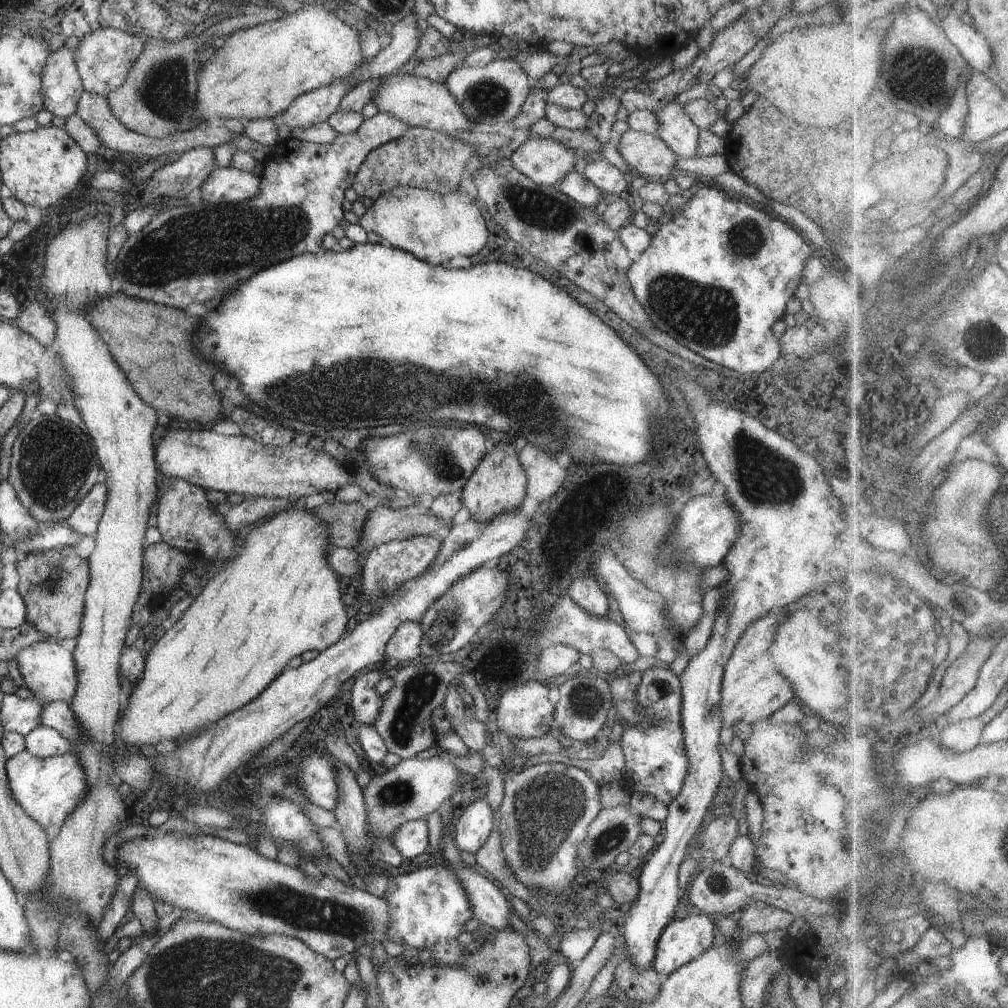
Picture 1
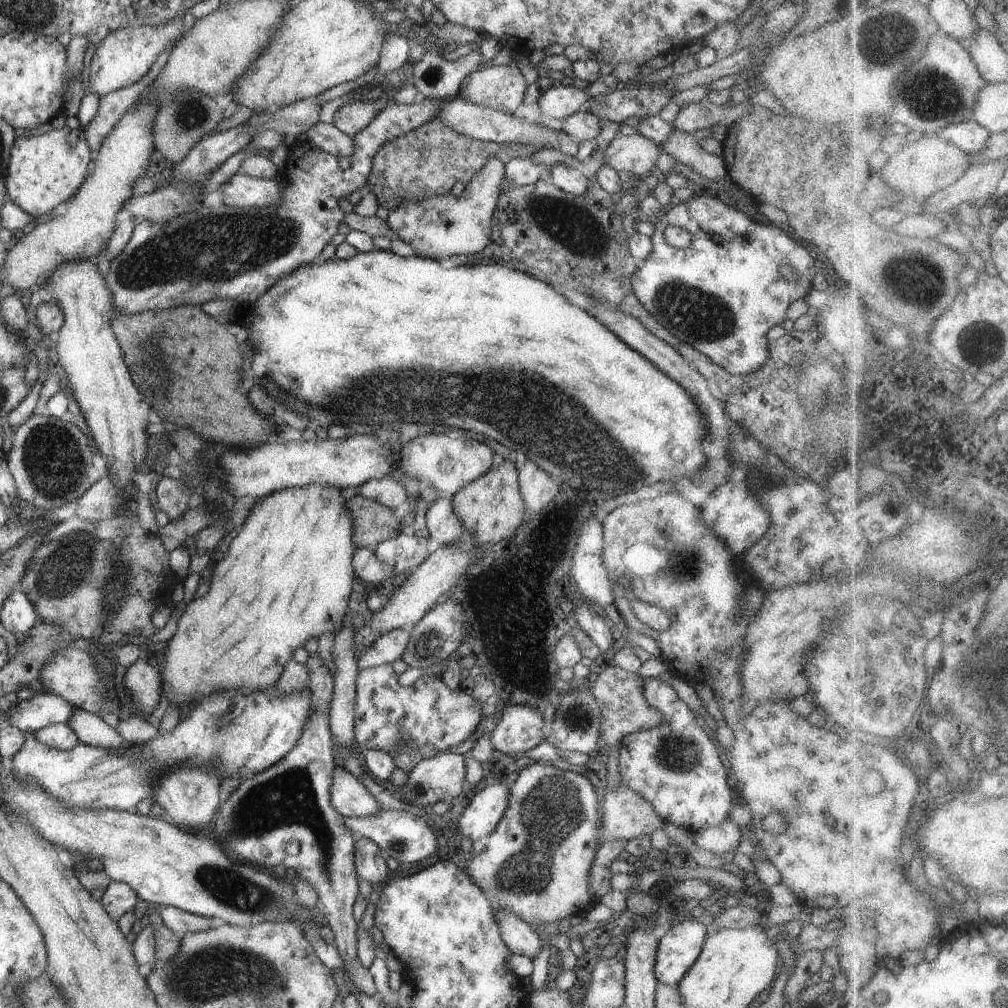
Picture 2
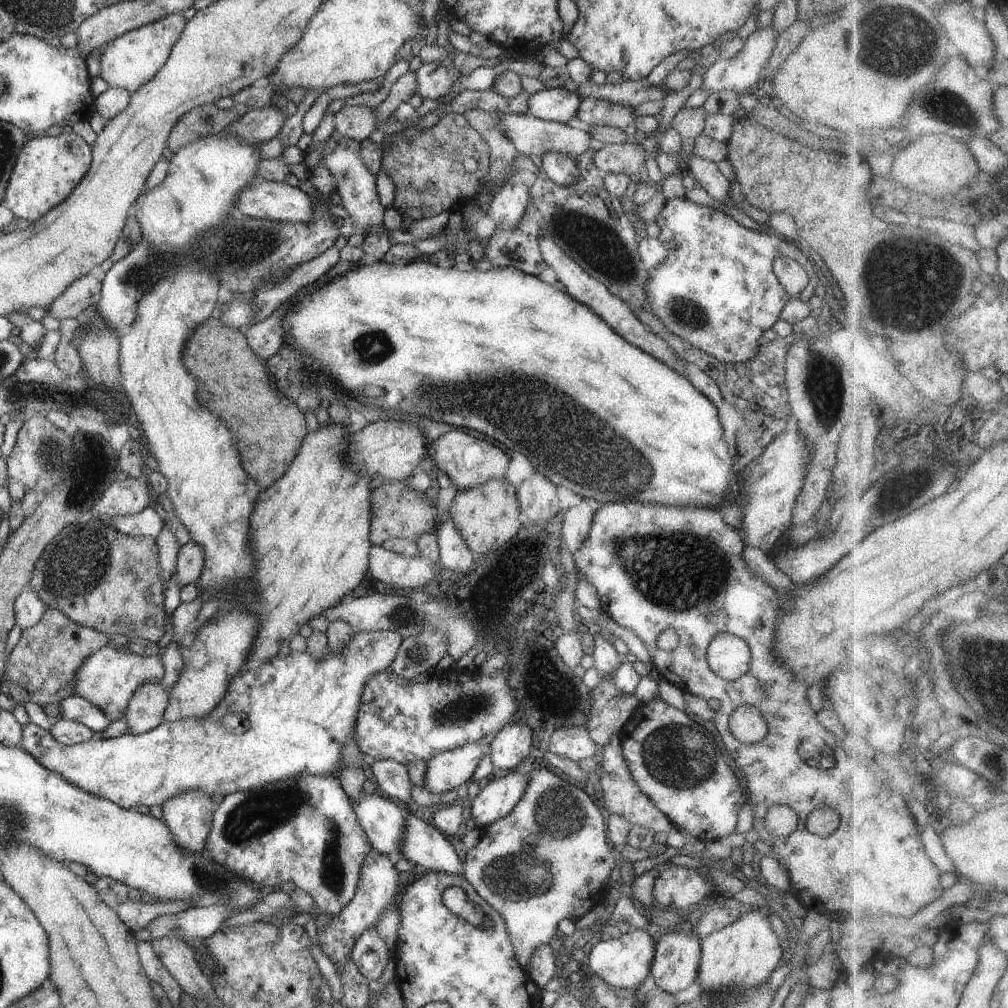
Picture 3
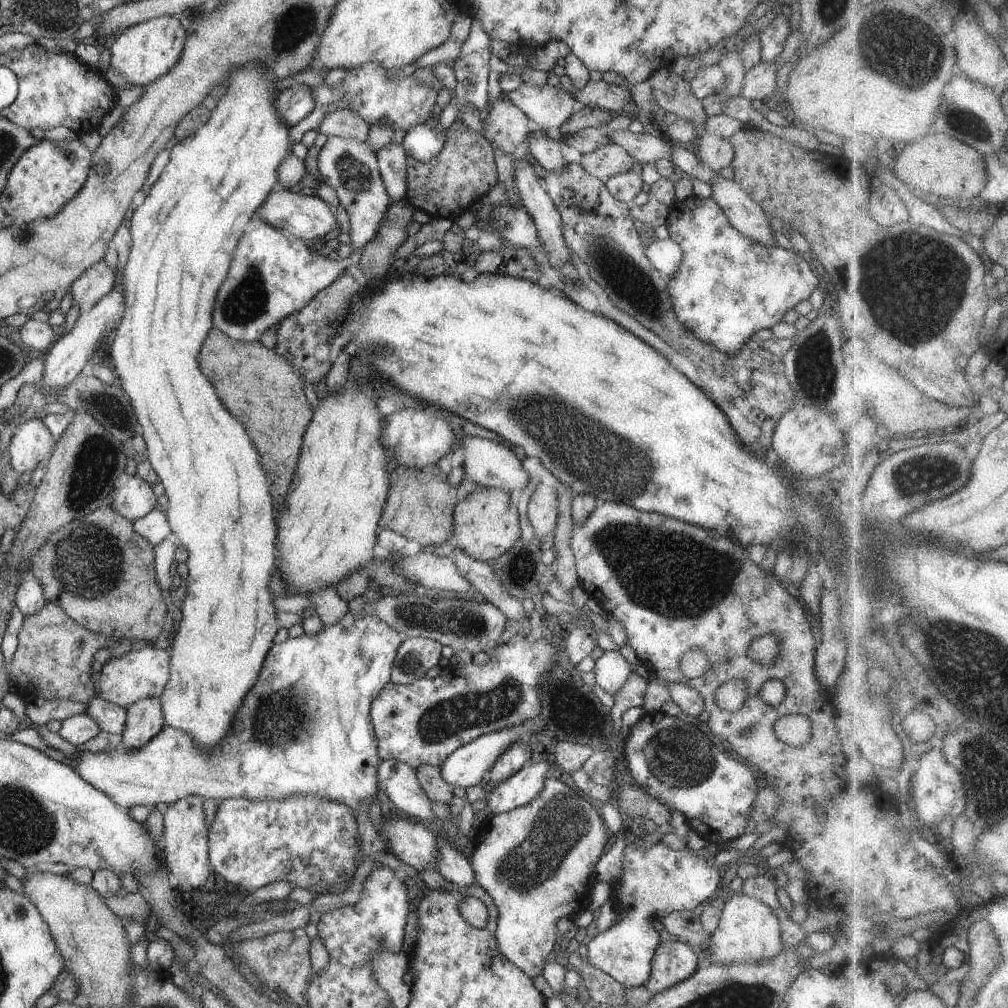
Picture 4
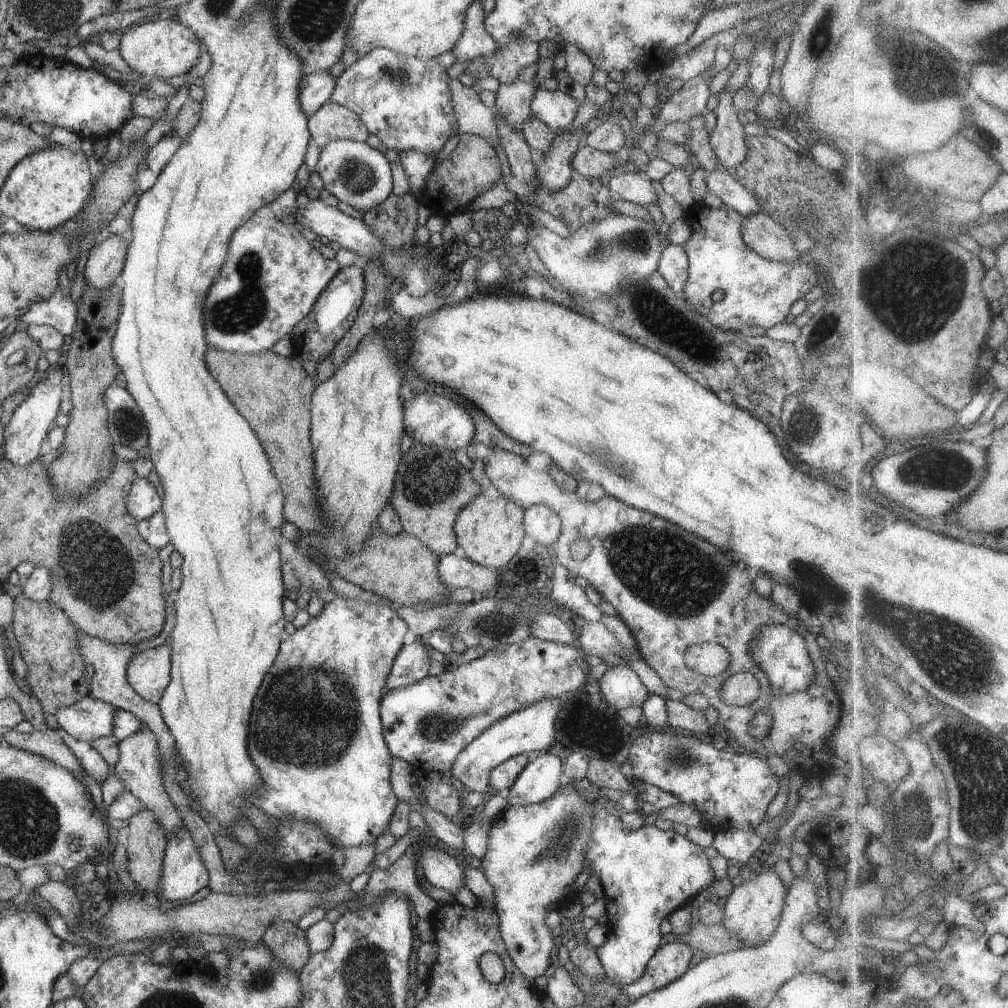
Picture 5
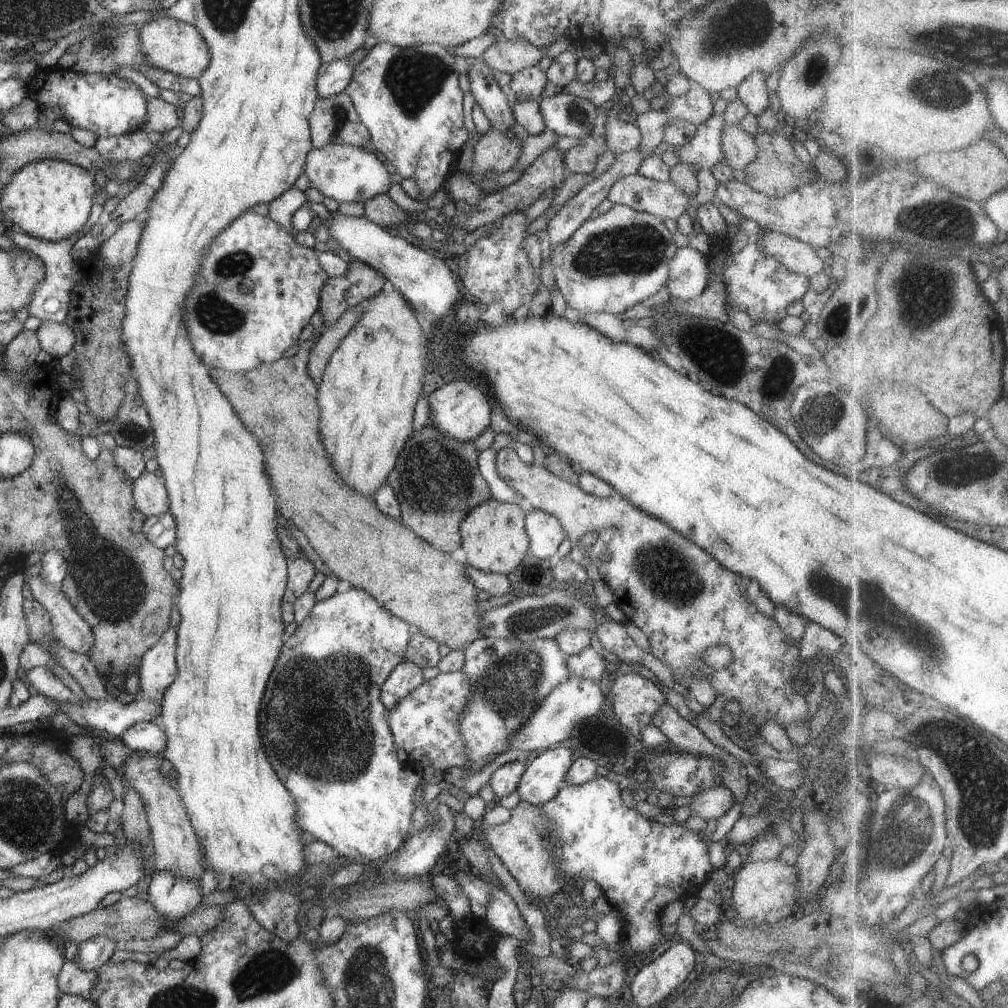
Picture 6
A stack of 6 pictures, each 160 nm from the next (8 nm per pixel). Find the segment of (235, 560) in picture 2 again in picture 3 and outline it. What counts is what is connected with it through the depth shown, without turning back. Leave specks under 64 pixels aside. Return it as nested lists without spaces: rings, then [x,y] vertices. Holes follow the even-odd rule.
[[[326,426],[326,428],[320,428],[316,432],[307,433],[303,438],[301,447],[298,449],[297,455],[292,459],[289,464],[288,470],[277,480],[274,481],[270,486],[265,489],[261,489],[258,493],[257,501],[254,503],[254,508],[249,518],[249,547],[253,551],[256,562],[256,572],[254,576],[251,576],[252,582],[256,584],[256,594],[258,594],[258,618],[260,618],[260,632],[256,636],[256,640],[253,642],[254,650],[250,649],[248,664],[253,665],[256,662],[268,662],[274,657],[278,656],[278,650],[283,642],[290,642],[293,636],[298,634],[300,626],[308,624],[313,618],[323,614],[325,610],[340,604],[340,601],[345,596],[350,596],[354,588],[356,588],[362,581],[365,580],[365,576],[368,570],[369,560],[368,555],[371,549],[371,542],[369,539],[370,532],[370,482],[372,478],[363,477],[359,475],[357,471],[354,471],[347,464],[347,451],[345,448],[349,443],[349,436],[353,433],[353,430],[346,430],[342,426]]]

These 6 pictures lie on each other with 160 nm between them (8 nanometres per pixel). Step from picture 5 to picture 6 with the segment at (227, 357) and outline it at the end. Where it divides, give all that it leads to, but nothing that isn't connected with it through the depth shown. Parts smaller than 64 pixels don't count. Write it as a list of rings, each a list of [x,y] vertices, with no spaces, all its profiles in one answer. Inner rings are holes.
[[[312,339],[302,342],[296,355],[290,358],[282,355],[273,363],[262,363],[245,373],[225,371],[218,367],[210,369],[209,373],[234,406],[242,424],[258,438],[264,453],[265,469],[275,492],[277,511],[306,535],[332,576],[350,582],[354,588],[365,590],[394,616],[414,625],[416,630],[439,645],[446,644],[452,651],[464,651],[471,642],[482,637],[481,630],[484,628],[481,626],[484,612],[480,613],[476,608],[478,590],[465,573],[466,565],[454,560],[450,553],[434,548],[423,538],[416,538],[410,530],[406,532],[406,526],[384,516],[372,498],[350,490],[336,474],[319,433],[317,384],[307,367]]]

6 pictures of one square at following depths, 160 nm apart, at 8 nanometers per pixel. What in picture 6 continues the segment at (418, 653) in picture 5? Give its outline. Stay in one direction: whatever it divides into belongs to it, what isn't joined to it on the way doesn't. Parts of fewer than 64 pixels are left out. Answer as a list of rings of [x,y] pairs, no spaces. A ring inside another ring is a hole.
[[[410,661],[399,662],[394,670],[390,671],[388,678],[381,686],[381,701],[388,709],[393,709],[398,701],[414,689],[417,689],[425,680],[422,675],[423,668]]]

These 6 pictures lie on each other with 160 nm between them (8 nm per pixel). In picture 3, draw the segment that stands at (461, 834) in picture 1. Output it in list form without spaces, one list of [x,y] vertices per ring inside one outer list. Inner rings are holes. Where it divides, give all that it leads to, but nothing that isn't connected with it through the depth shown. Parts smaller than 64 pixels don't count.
[[[516,771],[497,777],[471,798],[471,813],[476,828],[484,830],[490,823],[505,817],[522,798],[528,775]]]

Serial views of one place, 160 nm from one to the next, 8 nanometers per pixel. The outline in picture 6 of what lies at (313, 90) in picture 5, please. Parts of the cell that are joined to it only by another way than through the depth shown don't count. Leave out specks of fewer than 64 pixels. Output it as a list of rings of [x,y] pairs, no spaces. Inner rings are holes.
[[[346,58],[322,63],[315,84],[319,97],[330,98],[344,91],[351,81],[353,70],[352,62]]]

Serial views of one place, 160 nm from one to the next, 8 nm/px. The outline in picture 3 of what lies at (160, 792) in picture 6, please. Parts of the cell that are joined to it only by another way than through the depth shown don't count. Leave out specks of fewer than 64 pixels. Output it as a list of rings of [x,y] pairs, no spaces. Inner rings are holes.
[[[142,683],[134,691],[133,697],[130,698],[123,719],[129,726],[130,734],[139,735],[153,728],[156,728],[162,721],[164,721],[164,711],[169,703],[169,696],[161,683]]]

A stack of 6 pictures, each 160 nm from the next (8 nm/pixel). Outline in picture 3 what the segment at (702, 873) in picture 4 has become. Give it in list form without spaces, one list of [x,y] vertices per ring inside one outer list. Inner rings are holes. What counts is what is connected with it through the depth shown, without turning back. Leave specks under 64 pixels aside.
[[[664,868],[654,882],[654,902],[661,908],[684,910],[700,902],[709,891],[710,881],[699,869]],[[631,927],[627,934],[616,939],[600,941],[588,953],[588,964],[592,976],[609,984],[615,989],[634,989],[636,994],[640,988],[650,984],[650,967],[655,955],[655,945],[646,930]]]

